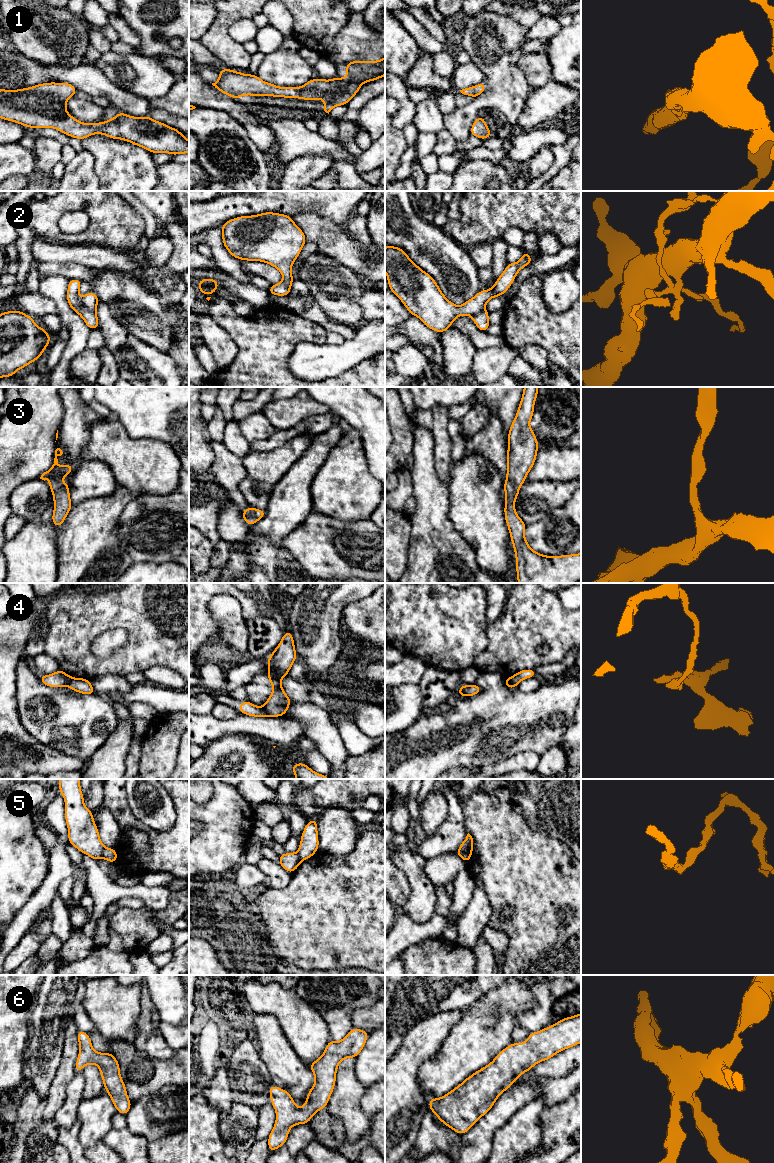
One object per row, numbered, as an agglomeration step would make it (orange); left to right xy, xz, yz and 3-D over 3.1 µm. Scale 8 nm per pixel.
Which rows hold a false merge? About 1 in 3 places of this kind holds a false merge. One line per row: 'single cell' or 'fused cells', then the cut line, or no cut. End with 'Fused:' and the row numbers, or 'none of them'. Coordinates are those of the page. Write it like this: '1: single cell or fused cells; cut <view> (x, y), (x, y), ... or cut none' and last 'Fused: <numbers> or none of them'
1: single cell; cut none
2: fused cells; cut xy (80, 300), (86, 307), (95, 312)
3: single cell; cut none
4: fused cells; cut yz (509, 678), (517, 685)
5: fused cells; cut xy (104, 847), (102, 857)
6: single cell; cut none
Fused: 2, 4, 5

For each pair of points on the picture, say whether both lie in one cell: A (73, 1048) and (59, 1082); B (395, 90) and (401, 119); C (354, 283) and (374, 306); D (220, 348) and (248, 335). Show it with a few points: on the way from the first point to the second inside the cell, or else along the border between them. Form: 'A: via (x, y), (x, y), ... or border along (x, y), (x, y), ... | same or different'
A: via (69, 1056), (64, 1074) | same
B: via (402, 97), (403, 112) | same
C: border along (372, 286), (367, 287), (357, 299), (363, 316) | different
D: border along (218, 325), (237, 347), (237, 354), (230, 365) | different

